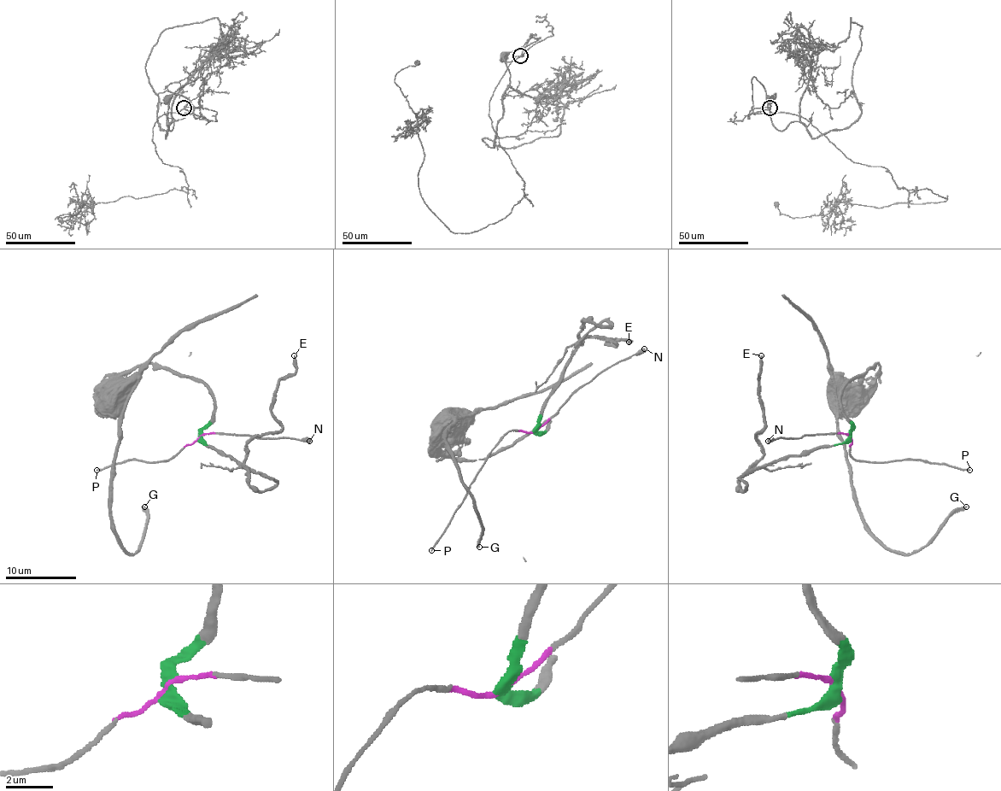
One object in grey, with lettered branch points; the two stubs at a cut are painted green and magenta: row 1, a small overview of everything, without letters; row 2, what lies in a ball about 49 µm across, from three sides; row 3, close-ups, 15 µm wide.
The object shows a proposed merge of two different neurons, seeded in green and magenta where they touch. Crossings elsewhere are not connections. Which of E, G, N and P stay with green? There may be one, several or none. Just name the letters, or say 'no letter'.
E, G

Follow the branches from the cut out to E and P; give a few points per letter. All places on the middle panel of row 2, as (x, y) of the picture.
E: (535, 430), (544, 401), (579, 337), (581, 342), (588, 337), (616, 344), (607, 344), (629, 342)
P: (535, 430), (510, 430), (503, 438), (487, 457), (459, 508), (430, 551)

